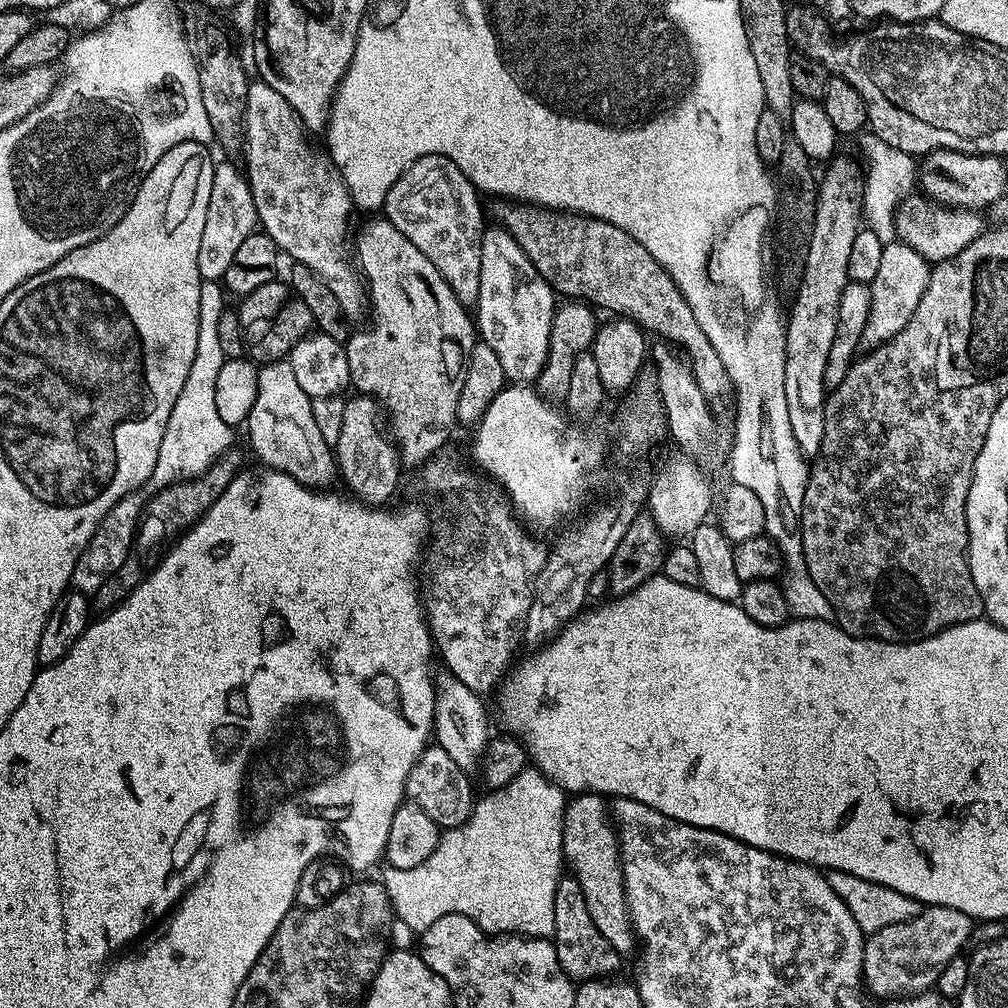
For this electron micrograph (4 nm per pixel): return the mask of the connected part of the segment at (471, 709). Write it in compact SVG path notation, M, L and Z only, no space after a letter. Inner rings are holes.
M440 670L440 673L435 673L434 687L436 693L434 694L432 731L435 743L442 750L446 750L446 754L450 754L450 758L454 758L454 762L458 762L460 768L465 770L475 769L490 739L490 731L488 732L488 712L484 709L483 702L480 701L483 700L481 693L470 690L470 686L465 686L463 682L458 682L458 678L454 678L454 674L447 670Z

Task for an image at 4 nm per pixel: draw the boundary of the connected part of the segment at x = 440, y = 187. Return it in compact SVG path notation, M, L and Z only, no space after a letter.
M423 156L400 175L394 186L390 186L382 209L383 219L402 230L402 234L438 266L438 274L446 278L450 290L454 290L465 306L475 305L478 300L482 238L486 231L480 199L481 193L450 158Z

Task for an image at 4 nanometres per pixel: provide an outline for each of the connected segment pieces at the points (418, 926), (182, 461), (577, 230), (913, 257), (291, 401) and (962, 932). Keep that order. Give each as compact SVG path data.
M526 766L518 774L518 778L514 778L505 788L498 788L484 795L488 796L482 797L481 800L479 797L473 803L472 813L468 815L468 819L459 828L449 828L441 835L434 854L430 854L430 858L426 858L426 862L414 866L414 870L398 870L389 867L383 869L382 883L392 902L395 919L399 923L401 920L406 927L413 928L416 934L423 934L430 926L434 926L434 922L438 922L438 918L457 912L473 920L478 927L489 934L515 934L517 936L551 938L554 934L554 890L562 878L562 869L565 867L562 834L564 833L566 793L554 781L547 780L535 766Z
M201 280L200 297L198 298L198 346L194 349L194 363L190 365L190 374L186 374L186 382L182 386L182 394L178 394L178 402L174 402L174 410L170 410L170 422L166 422L166 434L162 434L162 446L158 450L158 462L154 466L154 474L144 483L144 487L126 494L102 518L98 530L90 538L86 550L78 558L74 566L71 587L85 594L95 594L126 562L132 552L136 539L136 530L140 527L140 517L151 497L157 496L161 490L183 480L193 480L201 476L211 467L217 458L233 447L234 428L222 420L215 406L215 387L218 374L222 371L225 357L218 339L218 318L226 311L224 304L225 289L221 281Z
M504 198L497 199L493 204L496 204L492 208L493 214L496 215L495 223L512 235L514 242L526 254L526 258L530 258L534 270L538 270L538 274L546 278L553 292L561 297L571 298L576 302L587 302L597 309L605 308L606 311L612 312L608 314L632 320L640 325L645 333L657 332L660 338L683 353L688 367L692 370L694 382L698 382L698 390L702 390L702 394L710 402L716 402L723 392L733 391L732 380L726 374L726 366L722 366L718 350L714 350L710 338L706 338L702 326L698 326L698 321L694 319L694 310L690 310L686 298L680 292L680 285L672 281L672 275L649 254L642 242L626 234L626 230L593 216L581 216L575 212L542 208L523 202L509 202Z
M899 242L884 245L878 272L870 278L870 312L860 338L861 349L871 350L882 346L894 338L894 334L898 334L898 330L902 330L910 318L914 318L914 310L918 310L922 294L926 294L931 273L929 261L924 260L918 250L910 250L910 246Z
M288 359L275 360L259 369L257 397L250 408L246 428L248 440L263 467L289 473L305 488L324 490L332 479L337 479L338 469L333 445L322 438L314 422L312 402L313 397L302 390L294 374L294 366L290 366Z
M928 906L914 918L906 922L898 922L894 926L886 926L882 930L871 933L864 942L864 982L883 998L898 998L927 992L935 985L938 974L946 970L946 962L961 955L965 950L964 943L972 940L973 917L962 914L962 910L954 910L946 906Z

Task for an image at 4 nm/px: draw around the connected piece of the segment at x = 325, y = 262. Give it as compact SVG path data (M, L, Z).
M263 82L249 83L248 97L246 98L246 114L244 115L244 147L242 149L242 157L244 156L244 164L248 167L248 169L246 169L246 175L248 185L250 186L250 194L254 198L259 227L276 243L276 247L281 253L289 252L289 254L293 256L291 259L295 261L295 263L314 270L314 274L330 290L330 294L334 294L334 298L338 298L344 315L348 317L349 321L356 322L356 319L363 314L364 307L365 310L369 307L370 296L366 291L365 281L362 279L361 273L358 271L357 265L350 255L348 219L351 218L352 212L354 213L354 205L348 193L346 182L342 178L342 174L339 170L334 166L331 156L328 155L327 151L320 149L319 152L319 150L308 141L308 136L310 136L309 129L305 128L304 124L300 121L299 114L292 109L290 102L286 102L286 98L282 98L282 94L278 94L278 90L274 90Z

